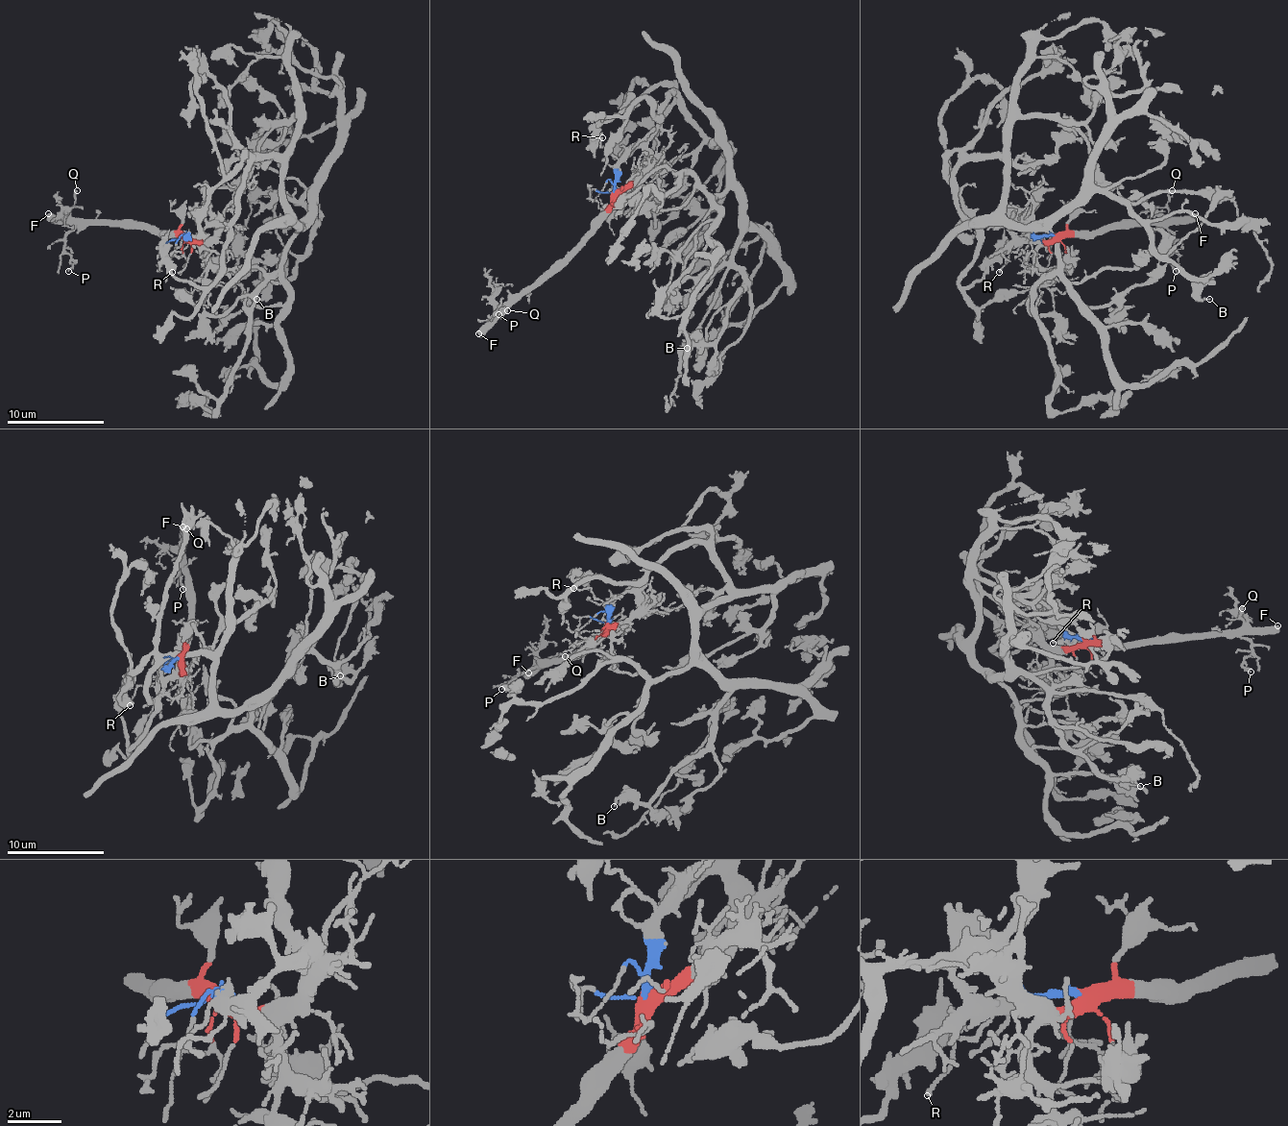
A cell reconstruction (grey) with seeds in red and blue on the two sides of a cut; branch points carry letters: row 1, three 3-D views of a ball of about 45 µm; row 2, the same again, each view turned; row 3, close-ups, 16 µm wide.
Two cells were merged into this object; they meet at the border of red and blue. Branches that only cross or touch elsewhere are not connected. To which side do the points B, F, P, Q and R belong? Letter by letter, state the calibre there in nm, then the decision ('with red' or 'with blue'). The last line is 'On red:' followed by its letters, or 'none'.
B: calibre 150 nm; with blue
F: calibre 500 nm; with red
P: calibre 130 nm; with red
Q: calibre 170 nm; with red
R: calibre 130 nm; with blue
On red: F, P, Q

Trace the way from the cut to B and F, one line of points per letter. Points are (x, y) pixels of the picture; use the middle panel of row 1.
B: (615, 191), (619, 162), (670, 94), (727, 158), (743, 284), (721, 333), (688, 348)
F: (615, 191), (612, 207), (585, 235), (478, 333)

